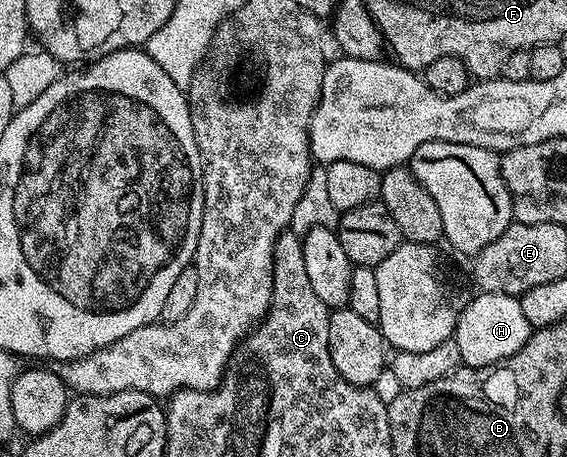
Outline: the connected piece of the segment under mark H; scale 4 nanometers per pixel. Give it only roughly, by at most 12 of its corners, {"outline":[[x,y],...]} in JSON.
{"outline":[[479,292],[453,340],[462,365],[497,365],[528,343],[521,300]]}

